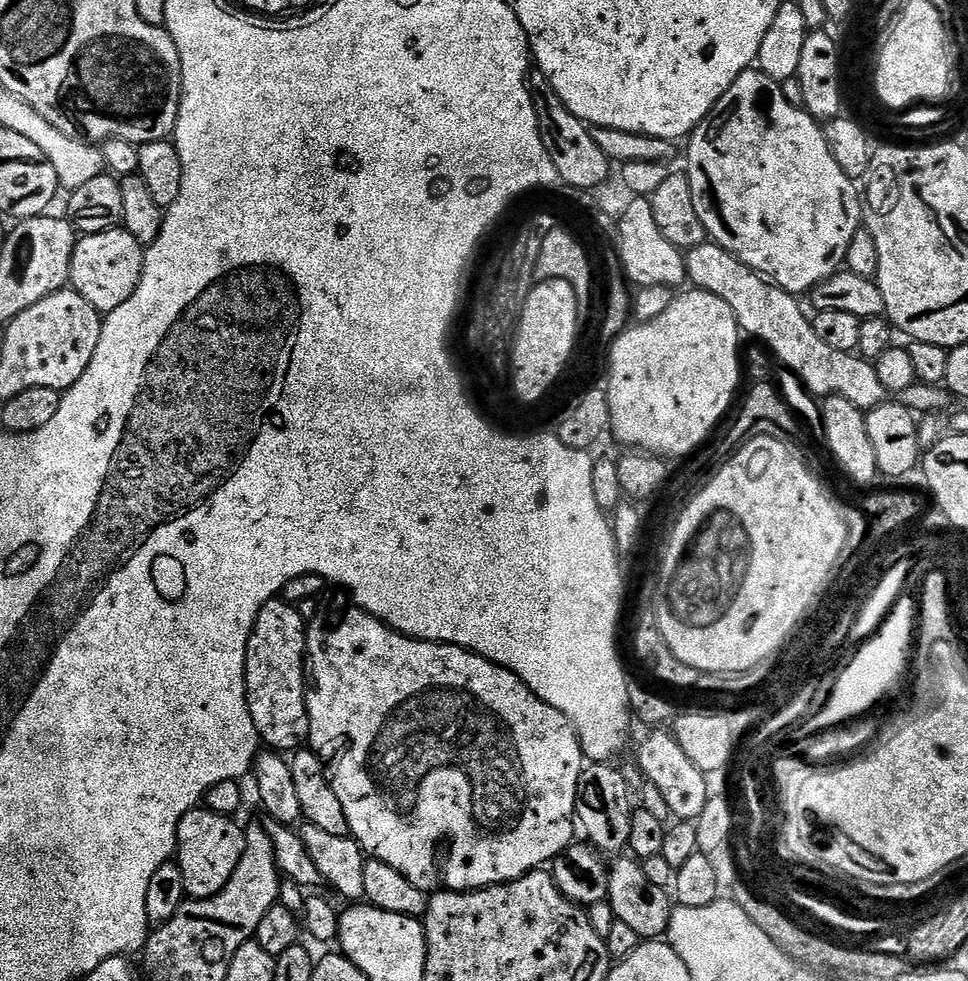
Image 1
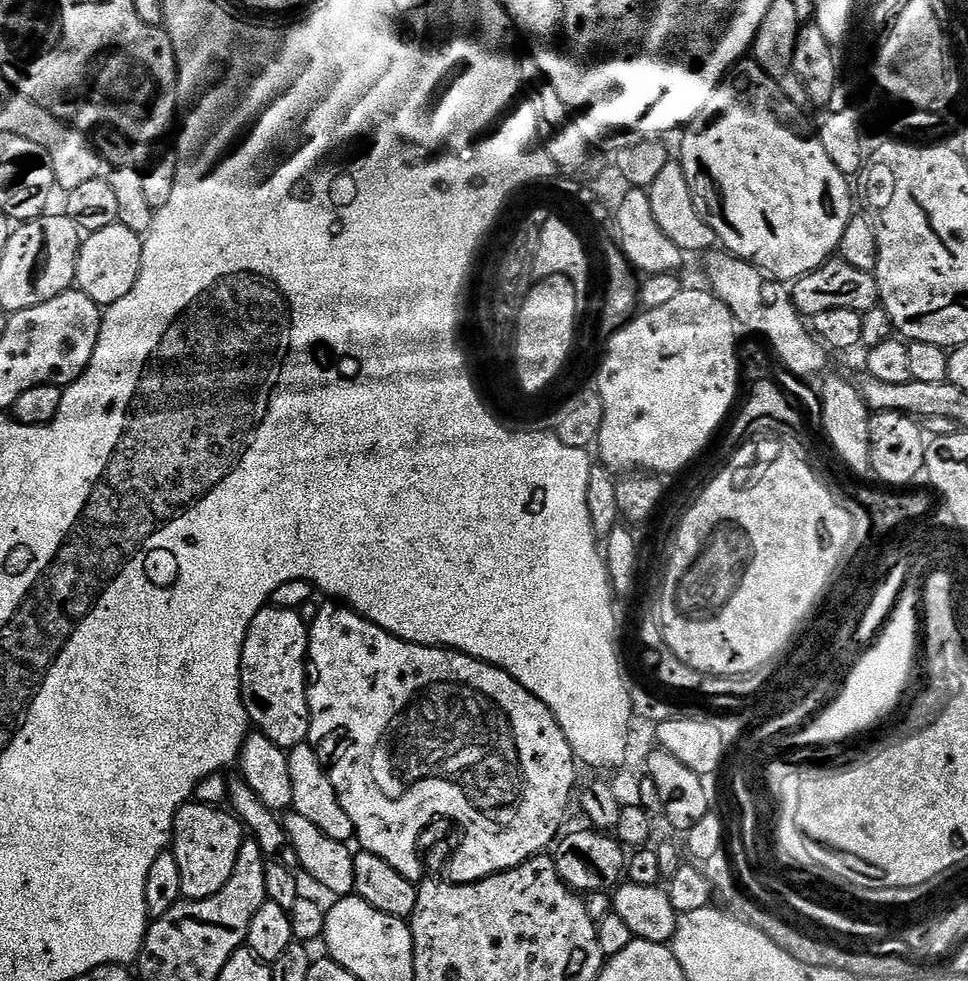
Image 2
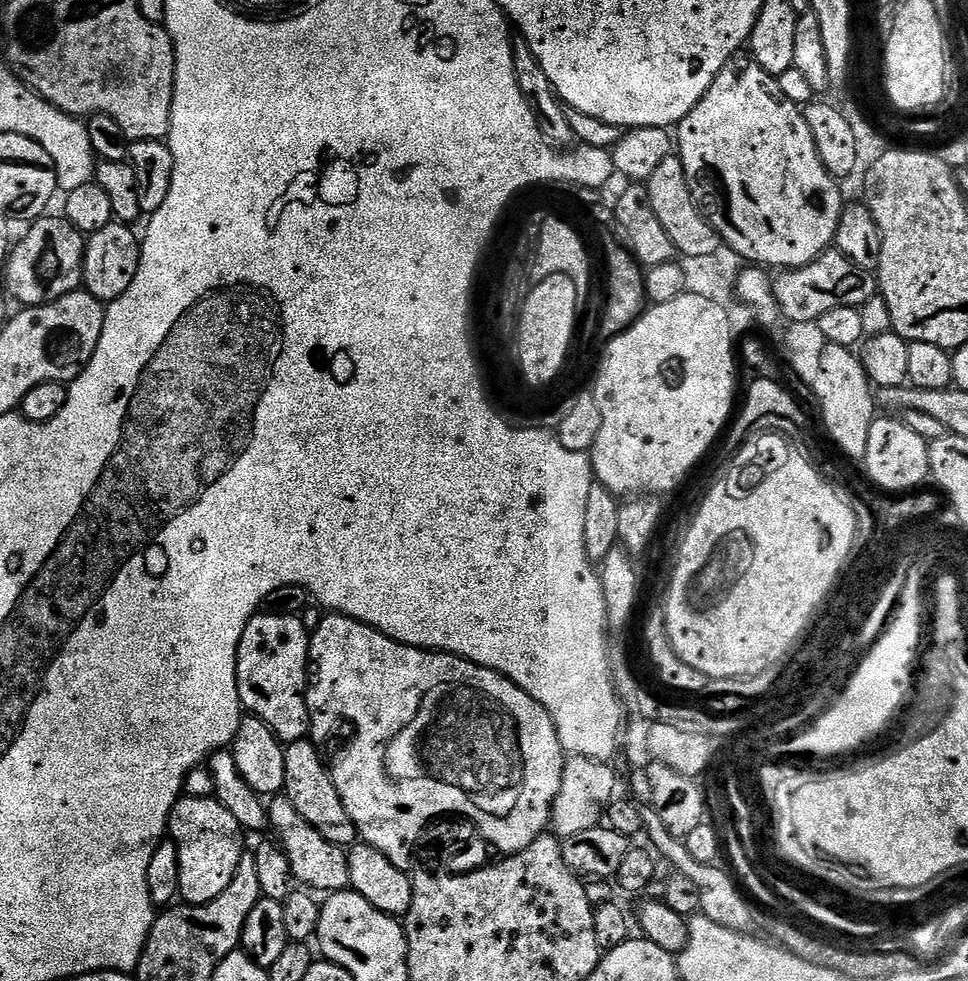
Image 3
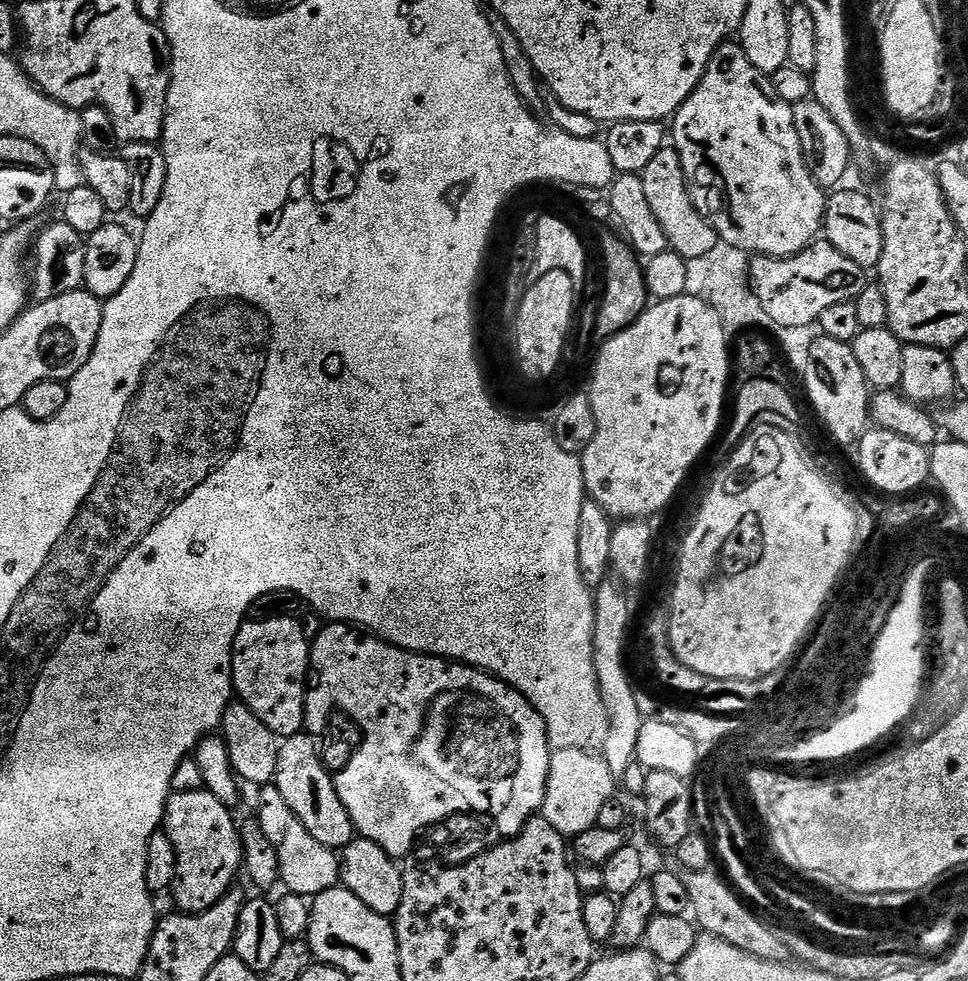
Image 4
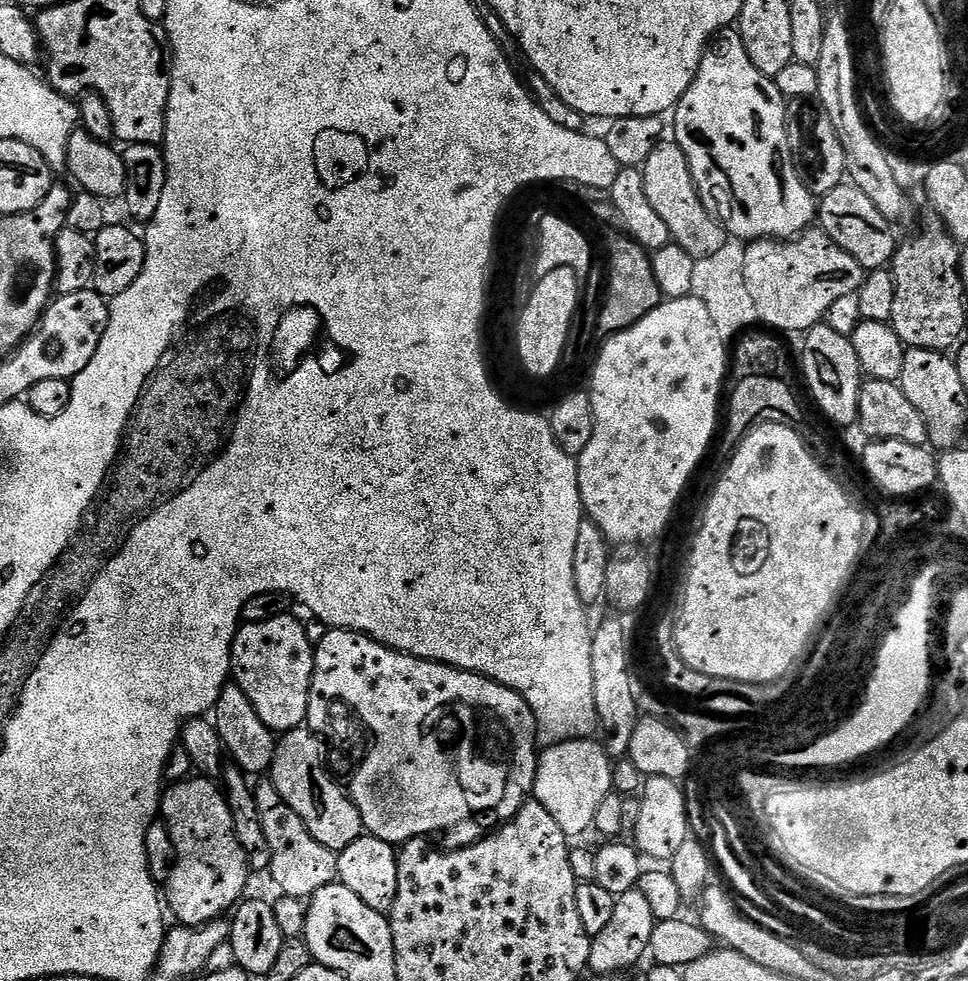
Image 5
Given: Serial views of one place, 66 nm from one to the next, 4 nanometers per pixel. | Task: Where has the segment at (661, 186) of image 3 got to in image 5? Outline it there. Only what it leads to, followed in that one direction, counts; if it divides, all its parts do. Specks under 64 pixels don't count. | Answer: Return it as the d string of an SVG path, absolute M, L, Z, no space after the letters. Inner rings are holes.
M665 138L654 150L650 150L650 158L642 165L646 178L646 195L660 217L666 222L666 230L672 235L671 243L682 246L686 254L696 261L709 258L717 253L726 243L726 233L720 221L705 208L702 198L696 189L694 178L690 174L690 162L686 162L686 154L676 144L675 139Z

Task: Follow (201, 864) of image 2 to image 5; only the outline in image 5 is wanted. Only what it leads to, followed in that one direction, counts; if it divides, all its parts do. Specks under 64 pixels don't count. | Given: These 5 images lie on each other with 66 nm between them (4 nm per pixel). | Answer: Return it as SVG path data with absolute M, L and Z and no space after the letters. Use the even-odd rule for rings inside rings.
M212 778L173 783L163 793L160 812L176 851L174 874L166 881L166 908L176 915L175 923L197 928L231 913L245 895L250 869L242 846L238 846L234 818L230 818L230 806L221 785Z

